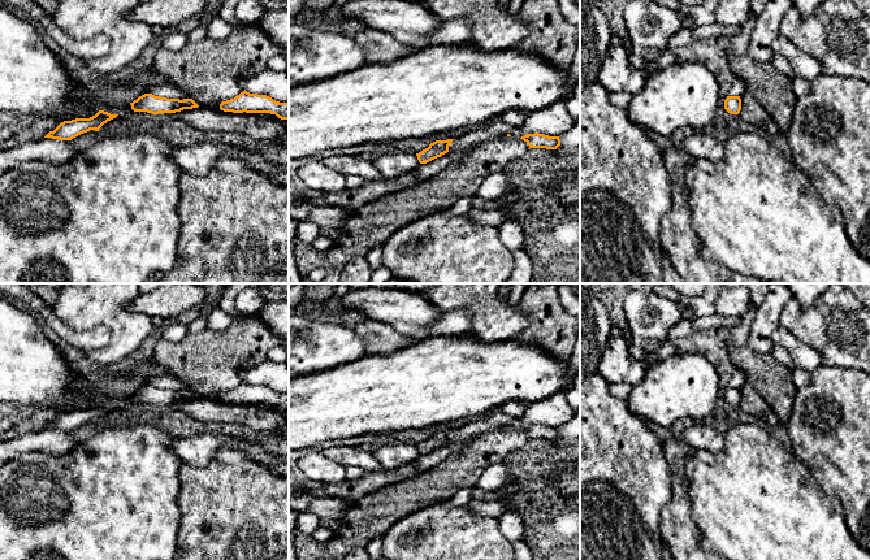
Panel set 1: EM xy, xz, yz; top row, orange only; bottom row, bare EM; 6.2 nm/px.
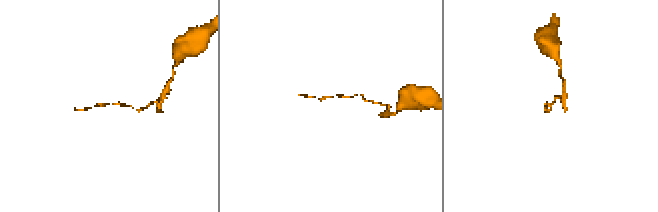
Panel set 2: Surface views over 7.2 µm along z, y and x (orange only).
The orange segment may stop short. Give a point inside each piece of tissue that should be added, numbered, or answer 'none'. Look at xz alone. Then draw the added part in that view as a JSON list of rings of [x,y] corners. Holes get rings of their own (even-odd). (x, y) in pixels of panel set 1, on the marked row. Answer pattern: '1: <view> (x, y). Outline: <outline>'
none

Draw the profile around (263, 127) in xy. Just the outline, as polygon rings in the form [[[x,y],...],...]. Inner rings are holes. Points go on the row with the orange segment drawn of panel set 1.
[[[204,107],[173,113],[199,131],[228,131],[246,134],[259,140],[274,140],[286,130],[285,120],[256,113],[233,113]]]

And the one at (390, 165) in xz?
[[[402,151],[399,153],[384,153],[372,159],[382,178],[391,179],[414,172],[419,165],[416,153]]]

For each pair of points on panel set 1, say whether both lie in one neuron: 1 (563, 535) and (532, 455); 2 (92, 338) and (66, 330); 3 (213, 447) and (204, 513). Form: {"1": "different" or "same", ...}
{"1": "same", "2": "same", "3": "different"}

